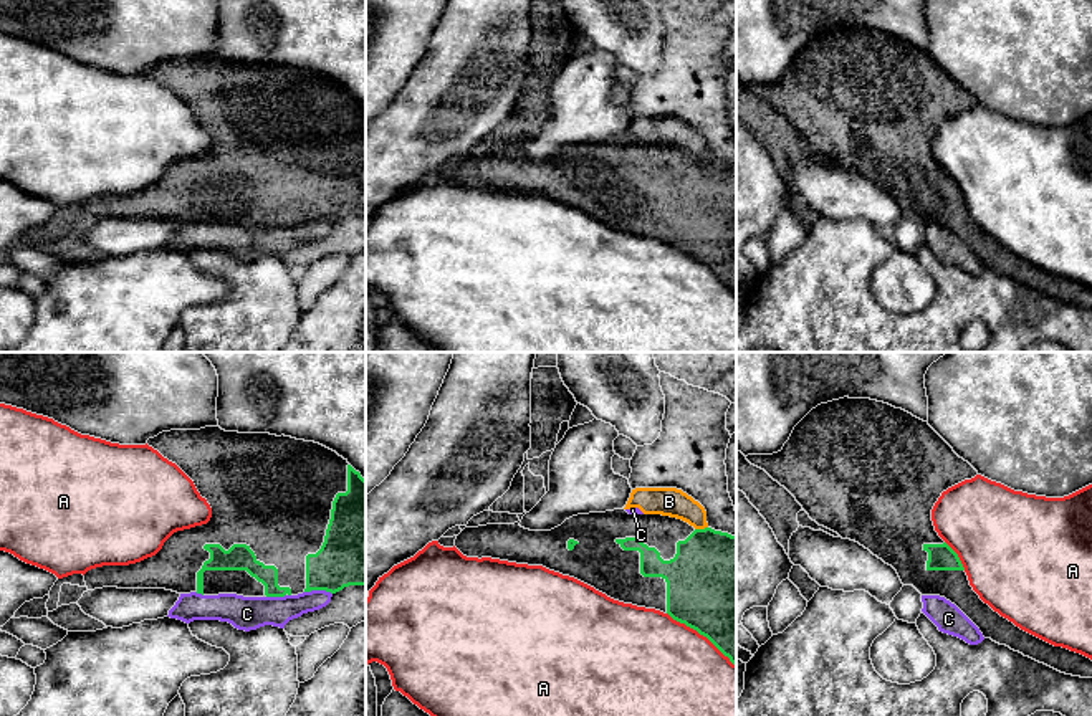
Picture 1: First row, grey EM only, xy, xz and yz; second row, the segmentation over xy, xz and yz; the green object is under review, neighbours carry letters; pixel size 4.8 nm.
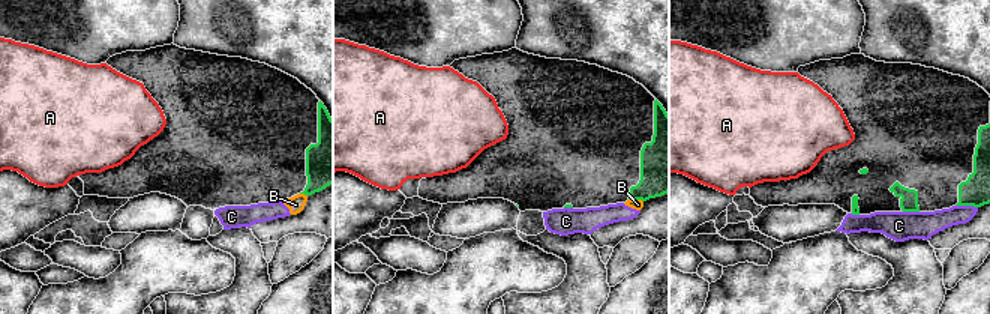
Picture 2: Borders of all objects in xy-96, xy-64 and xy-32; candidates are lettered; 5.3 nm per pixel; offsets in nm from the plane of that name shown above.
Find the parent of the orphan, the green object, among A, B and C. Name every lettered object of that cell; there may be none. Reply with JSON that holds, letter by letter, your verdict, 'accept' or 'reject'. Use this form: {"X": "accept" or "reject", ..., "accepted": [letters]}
{"A": "reject", "B": "reject", "C": "reject", "accepted": []}

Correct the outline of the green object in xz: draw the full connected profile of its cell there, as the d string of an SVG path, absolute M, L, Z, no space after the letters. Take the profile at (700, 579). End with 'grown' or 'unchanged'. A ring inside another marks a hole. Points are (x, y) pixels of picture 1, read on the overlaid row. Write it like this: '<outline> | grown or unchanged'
M624 508L606 511L606 513L589 513L589 514L577 514L566 519L561 526L551 531L529 531L520 526L523 514L518 514L520 521L515 524L486 524L478 527L465 527L455 539L455 547L467 557L491 557L516 564L528 564L528 566L543 566L549 570L559 572L563 575L574 577L596 590L606 594L607 597L632 604L637 607L655 609L663 613L668 613L673 620L685 623L687 627L697 630L700 635L706 637L725 656L730 658L733 665L736 665L736 536L728 532L715 531L711 527L695 529L688 523L662 516L662 514L629 514Z | grown

